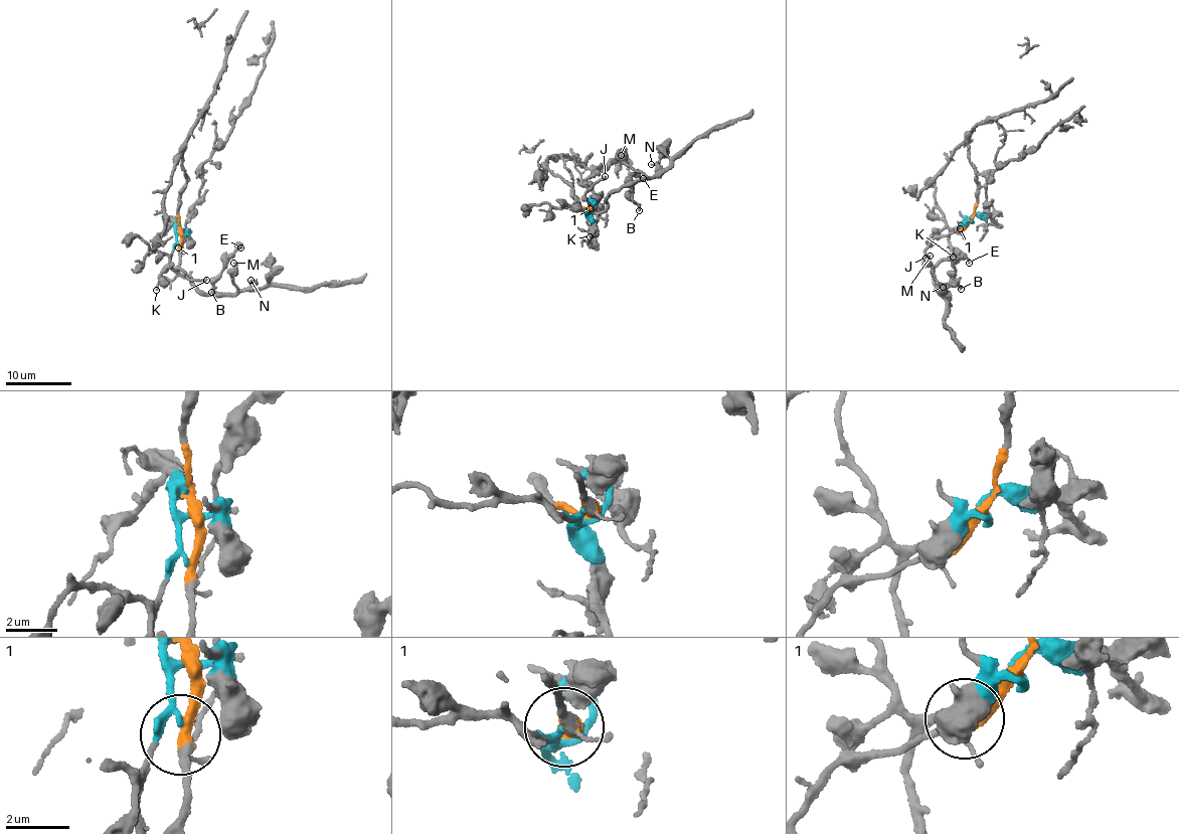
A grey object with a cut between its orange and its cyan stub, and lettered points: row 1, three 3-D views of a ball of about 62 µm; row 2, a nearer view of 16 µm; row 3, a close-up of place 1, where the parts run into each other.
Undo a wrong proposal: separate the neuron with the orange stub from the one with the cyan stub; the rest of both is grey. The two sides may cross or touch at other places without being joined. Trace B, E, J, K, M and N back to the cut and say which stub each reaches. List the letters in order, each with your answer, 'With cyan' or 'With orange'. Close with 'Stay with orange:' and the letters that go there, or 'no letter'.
B: With cyan
E: With cyan
J: With orange
K: With cyan
M: With cyan
N: With cyan
Stay with orange: J

